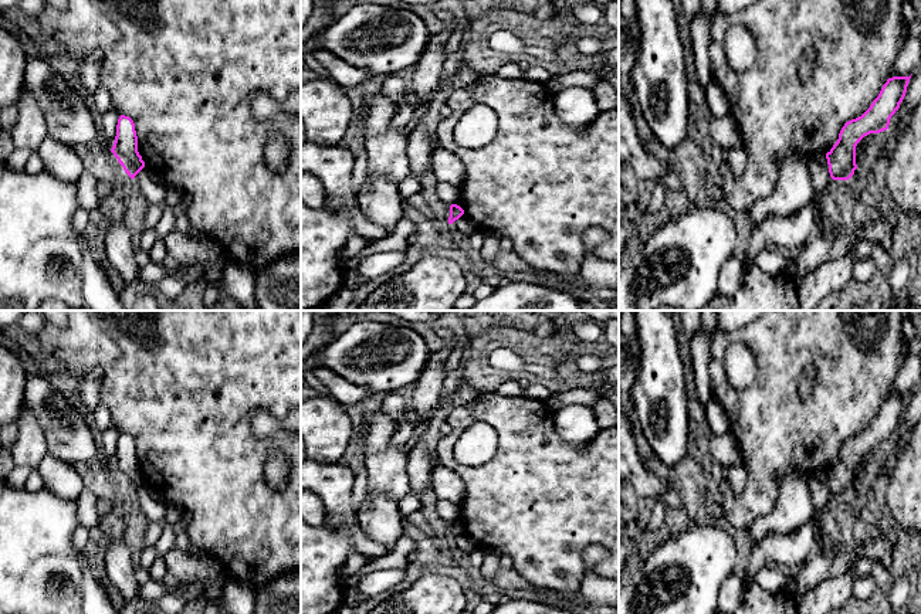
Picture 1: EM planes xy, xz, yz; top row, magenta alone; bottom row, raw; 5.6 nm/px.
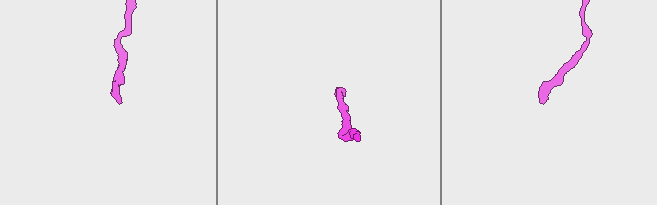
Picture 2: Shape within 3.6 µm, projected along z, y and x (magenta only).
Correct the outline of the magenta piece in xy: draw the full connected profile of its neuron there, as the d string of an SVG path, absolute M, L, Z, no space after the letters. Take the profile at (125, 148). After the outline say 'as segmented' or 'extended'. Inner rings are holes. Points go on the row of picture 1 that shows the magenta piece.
M119 116L116 136L111 152L131 179L135 179L135 176L145 167L145 162L138 152L135 123L129 116Z | as segmented

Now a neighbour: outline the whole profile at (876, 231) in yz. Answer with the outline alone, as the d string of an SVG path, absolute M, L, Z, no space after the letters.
M874 221L871 224L864 224L859 238L860 242L874 242L877 245L881 244L884 237L893 230L893 225L884 221Z

